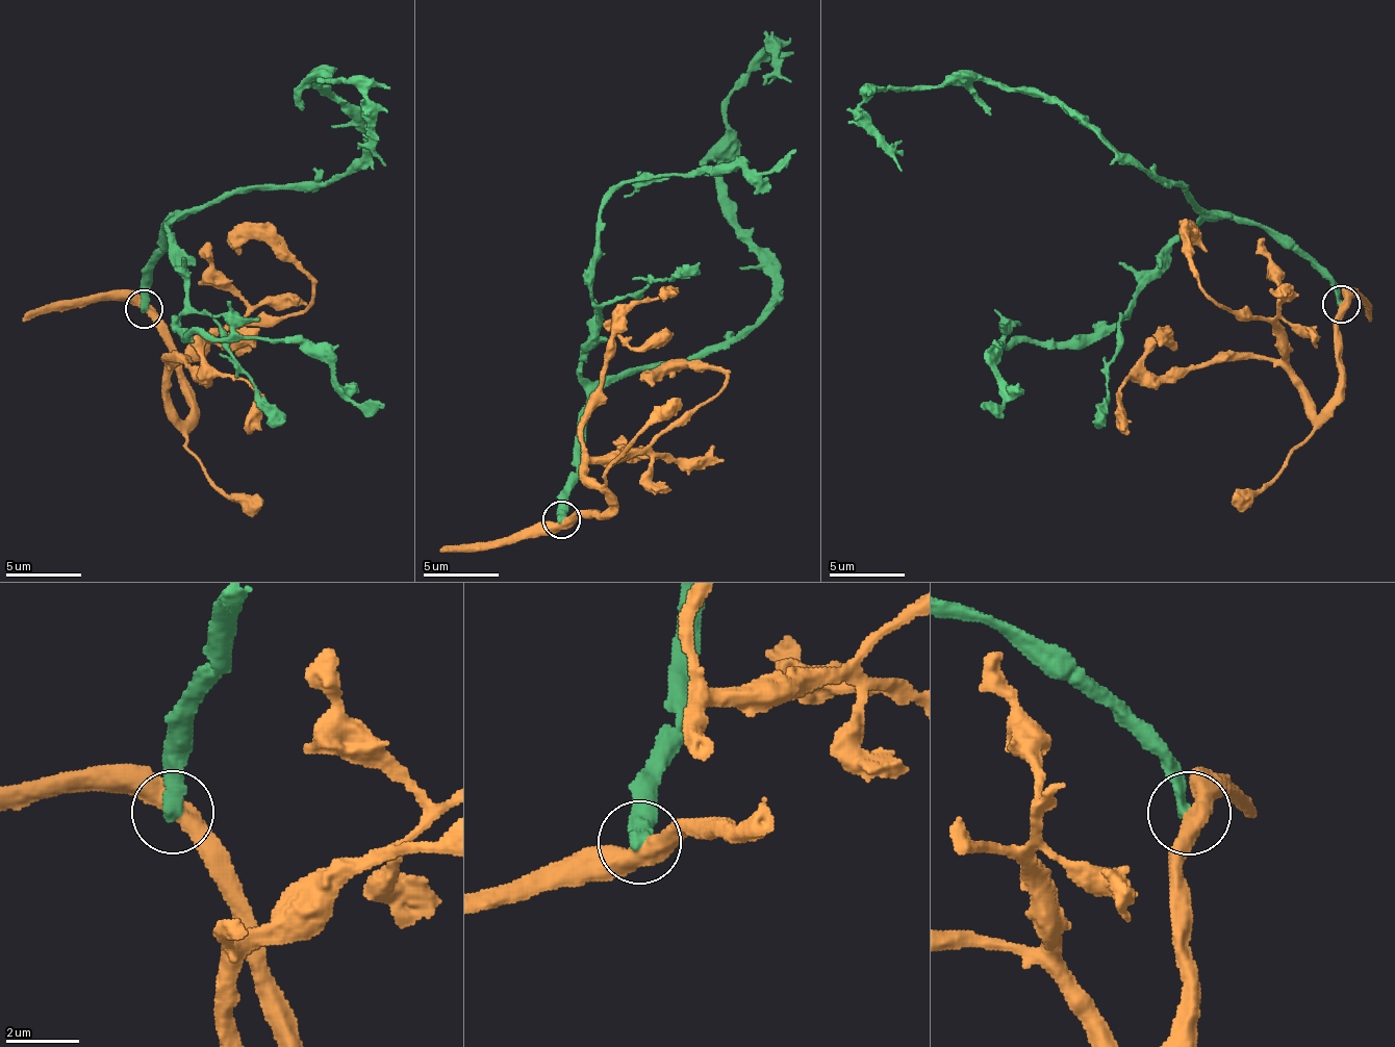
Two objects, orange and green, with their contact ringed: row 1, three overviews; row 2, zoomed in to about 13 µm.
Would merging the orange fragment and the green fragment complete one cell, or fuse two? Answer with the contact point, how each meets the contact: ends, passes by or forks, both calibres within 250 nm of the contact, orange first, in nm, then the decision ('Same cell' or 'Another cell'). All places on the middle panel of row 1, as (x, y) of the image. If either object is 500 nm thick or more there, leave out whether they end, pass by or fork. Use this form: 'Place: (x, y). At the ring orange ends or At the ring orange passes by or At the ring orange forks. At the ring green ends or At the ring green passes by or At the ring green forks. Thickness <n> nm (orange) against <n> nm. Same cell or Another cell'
Place: (561, 519). Thickness 500 nm (orange) against 380 nm. Another cell

